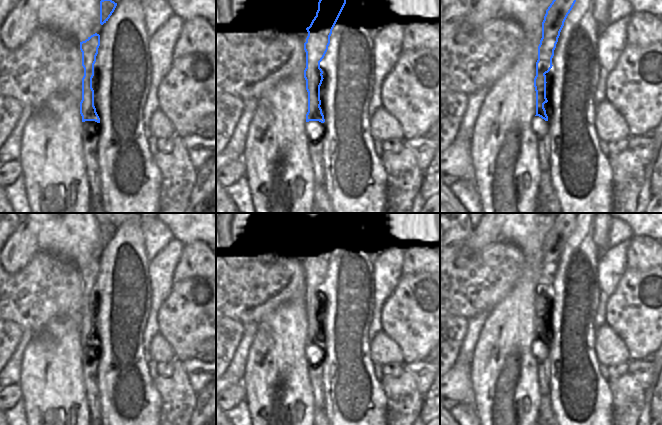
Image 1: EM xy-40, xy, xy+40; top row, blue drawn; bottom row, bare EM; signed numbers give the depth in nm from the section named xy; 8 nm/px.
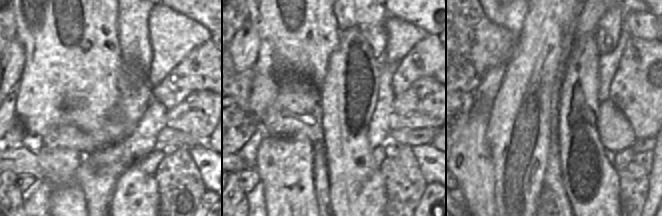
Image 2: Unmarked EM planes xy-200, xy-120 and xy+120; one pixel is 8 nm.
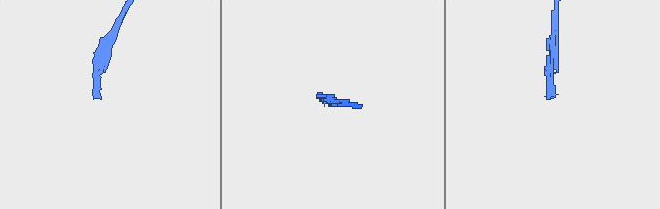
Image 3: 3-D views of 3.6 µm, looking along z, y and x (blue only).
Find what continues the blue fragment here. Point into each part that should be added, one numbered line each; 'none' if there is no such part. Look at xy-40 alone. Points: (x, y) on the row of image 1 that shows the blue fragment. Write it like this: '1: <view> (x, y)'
1: xy-40 (90, 129)

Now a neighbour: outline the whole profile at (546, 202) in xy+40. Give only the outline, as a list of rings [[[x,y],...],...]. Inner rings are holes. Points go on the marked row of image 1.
[[[542,171],[540,176],[535,213],[562,213],[560,202],[550,180],[549,171]]]

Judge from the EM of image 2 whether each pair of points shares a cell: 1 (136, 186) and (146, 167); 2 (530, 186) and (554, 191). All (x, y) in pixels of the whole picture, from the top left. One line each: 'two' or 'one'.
1: two
2: two

